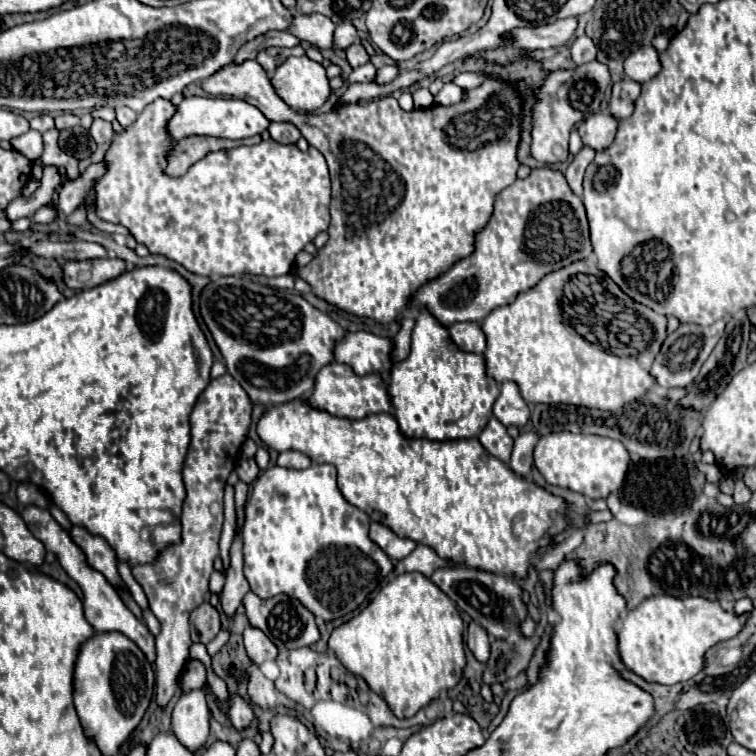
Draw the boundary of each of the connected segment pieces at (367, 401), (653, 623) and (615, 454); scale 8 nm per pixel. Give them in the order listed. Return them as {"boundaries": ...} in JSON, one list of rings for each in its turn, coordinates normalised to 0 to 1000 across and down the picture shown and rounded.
{"boundaries":[[[[438,479],[419,492],[414,516],[403,529],[419,542],[430,542],[438,550],[464,553],[464,556],[475,556],[475,553],[483,553],[483,550],[499,548],[499,545],[517,545],[517,529],[512,524],[512,511],[504,503],[504,497],[499,497],[499,495],[470,497],[464,492],[464,487],[459,487],[456,481],[446,481],[446,479]]],[[[861,788],[843,804],[832,807],[816,825],[819,868],[829,886],[848,894],[853,902],[877,907],[909,902],[930,884],[930,865],[954,847],[970,844],[985,825],[988,815],[972,815],[954,804],[951,796],[930,791],[890,791]]],[[[731,571],[716,577],[705,603],[710,622],[726,640],[769,651],[776,659],[803,659],[808,651],[819,648],[832,619],[832,598],[819,587],[819,582],[784,574]]]]}

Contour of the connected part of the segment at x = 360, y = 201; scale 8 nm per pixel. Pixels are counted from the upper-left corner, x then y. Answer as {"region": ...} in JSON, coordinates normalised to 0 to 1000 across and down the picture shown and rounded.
{"region":[[[327,79],[316,87],[303,85],[295,95],[284,95],[279,106],[269,106],[266,114],[279,127],[308,127],[337,138],[358,161],[390,164],[401,183],[430,206],[440,241],[435,320],[398,354],[396,365],[435,402],[509,429],[538,407],[544,389],[554,378],[581,368],[602,347],[626,336],[628,312],[649,291],[655,259],[684,238],[692,130],[687,116],[673,106],[649,103],[647,98],[639,101],[642,108],[618,119],[610,135],[544,148],[530,146],[520,127],[483,138],[454,138],[433,151],[390,148],[364,122],[353,95],[337,79]]]}

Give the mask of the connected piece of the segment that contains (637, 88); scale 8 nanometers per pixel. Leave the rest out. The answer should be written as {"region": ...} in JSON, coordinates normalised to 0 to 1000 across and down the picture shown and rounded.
{"region":[[[827,103],[816,111],[811,111],[811,124],[808,124],[808,135],[806,135],[808,151],[816,159],[835,153],[840,146],[840,132],[845,130],[845,124],[848,124],[848,111],[840,106]]]}

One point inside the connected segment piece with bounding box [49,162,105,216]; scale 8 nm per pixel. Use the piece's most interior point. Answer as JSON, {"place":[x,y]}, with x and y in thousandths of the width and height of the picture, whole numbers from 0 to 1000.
{"place":[95,257]}

